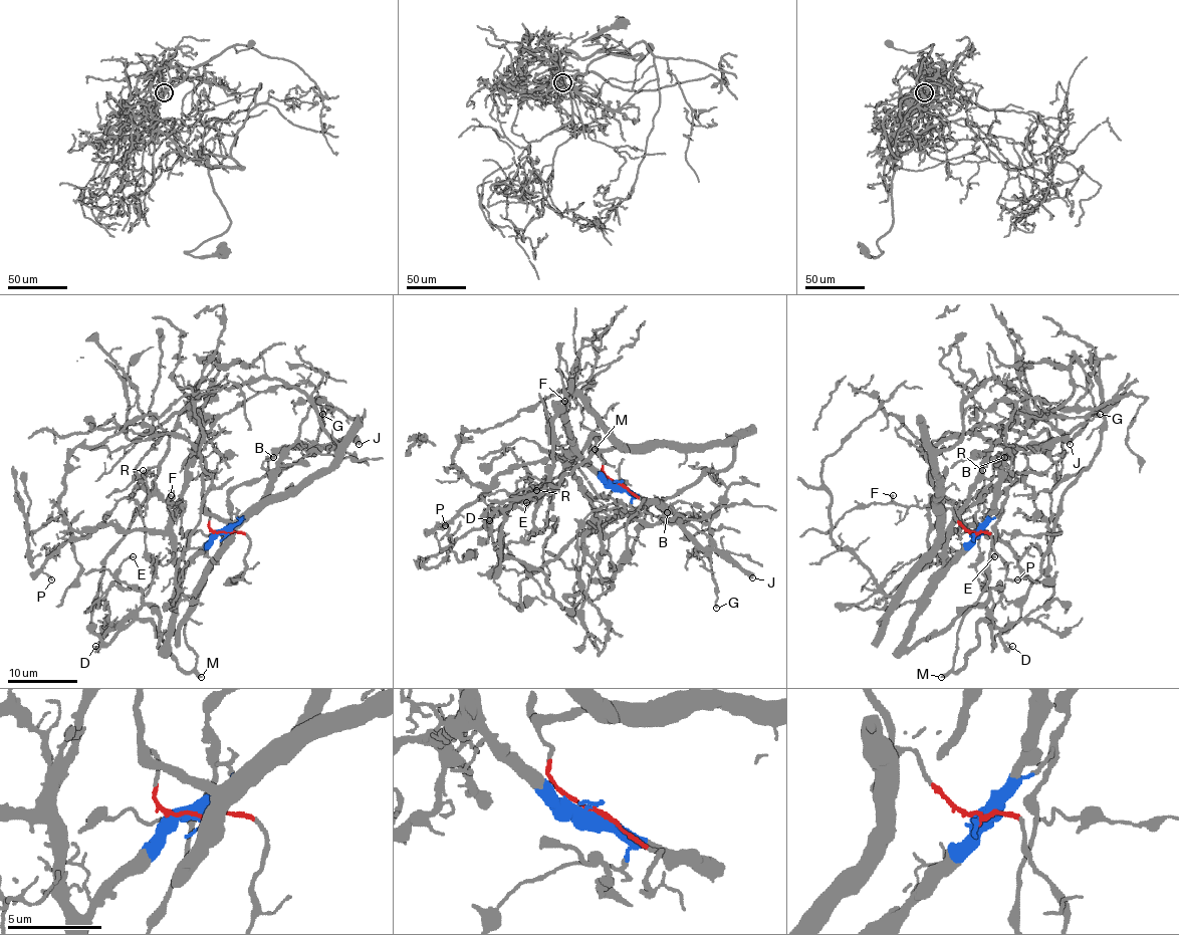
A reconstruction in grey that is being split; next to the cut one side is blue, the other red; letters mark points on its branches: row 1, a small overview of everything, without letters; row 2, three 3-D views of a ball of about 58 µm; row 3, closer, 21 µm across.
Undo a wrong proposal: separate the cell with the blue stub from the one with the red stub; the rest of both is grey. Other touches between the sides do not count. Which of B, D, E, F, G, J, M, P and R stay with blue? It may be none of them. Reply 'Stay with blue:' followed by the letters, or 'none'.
Stay with blue: B, D, E, F, G, J, M, P, R

